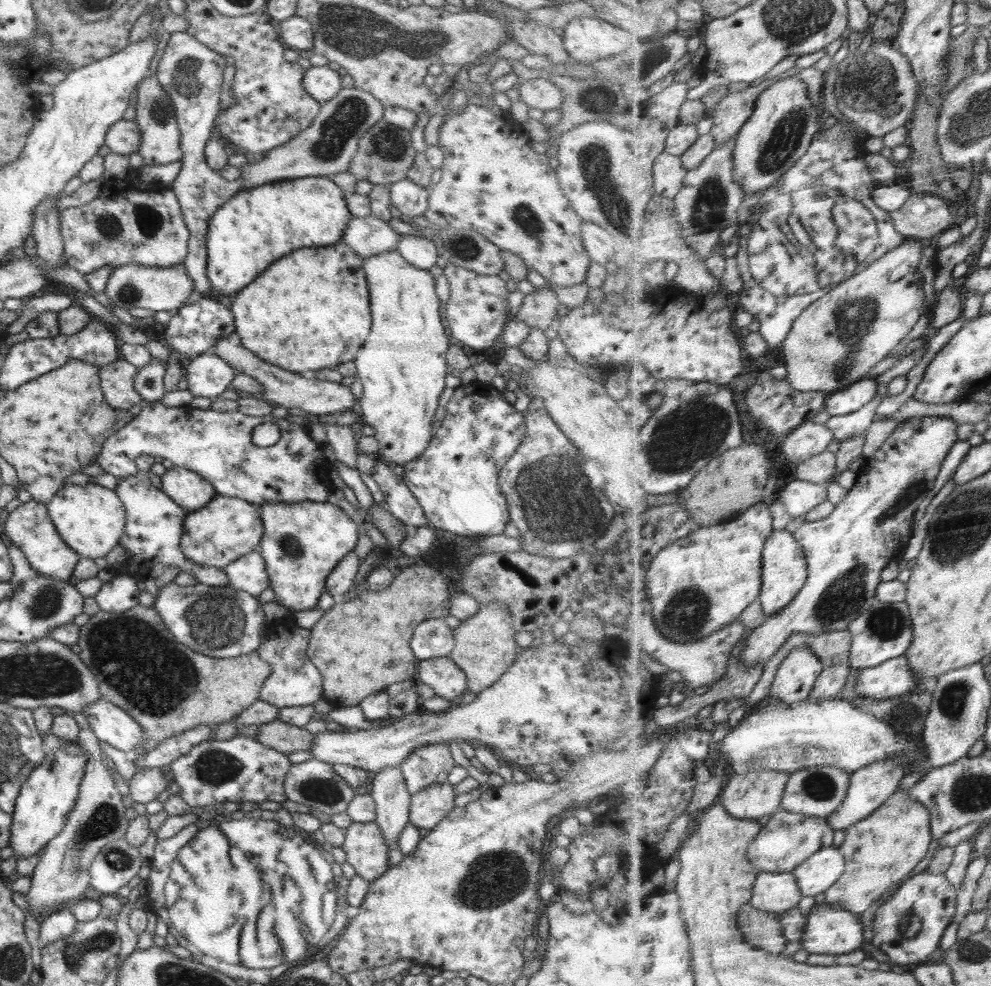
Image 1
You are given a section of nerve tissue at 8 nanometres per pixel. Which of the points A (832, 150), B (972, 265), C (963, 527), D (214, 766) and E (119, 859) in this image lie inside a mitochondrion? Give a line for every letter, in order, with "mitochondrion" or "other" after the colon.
A: other
B: other
C: mitochondrion
D: mitochondrion
E: mitochondrion

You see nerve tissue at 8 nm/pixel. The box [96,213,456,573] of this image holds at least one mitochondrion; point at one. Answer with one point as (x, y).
(291, 546)

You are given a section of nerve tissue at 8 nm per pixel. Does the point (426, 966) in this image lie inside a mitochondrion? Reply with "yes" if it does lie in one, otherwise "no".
no

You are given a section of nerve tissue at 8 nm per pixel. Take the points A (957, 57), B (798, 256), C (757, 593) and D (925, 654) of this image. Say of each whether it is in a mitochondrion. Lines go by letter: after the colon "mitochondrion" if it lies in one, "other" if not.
A: mitochondrion
B: mitochondrion
C: other
D: other

